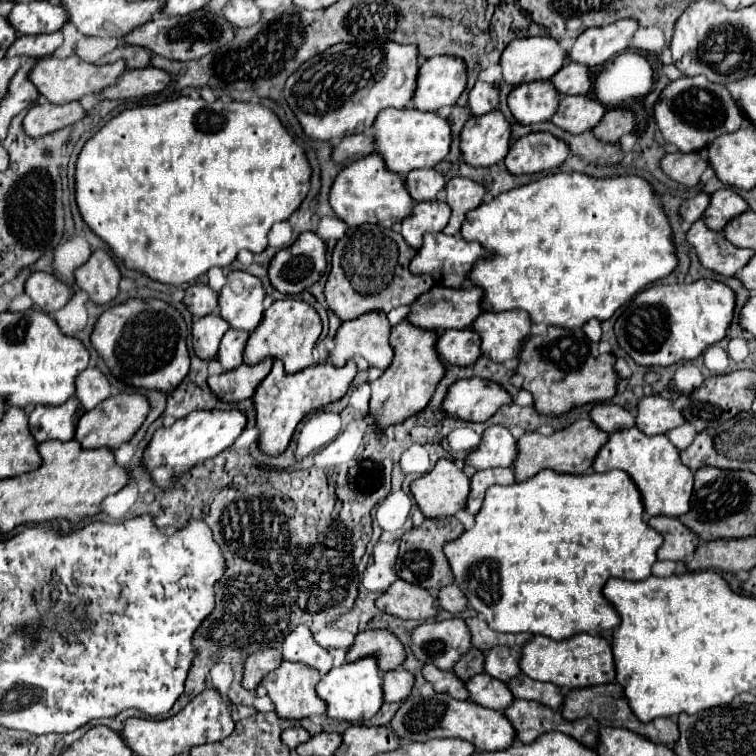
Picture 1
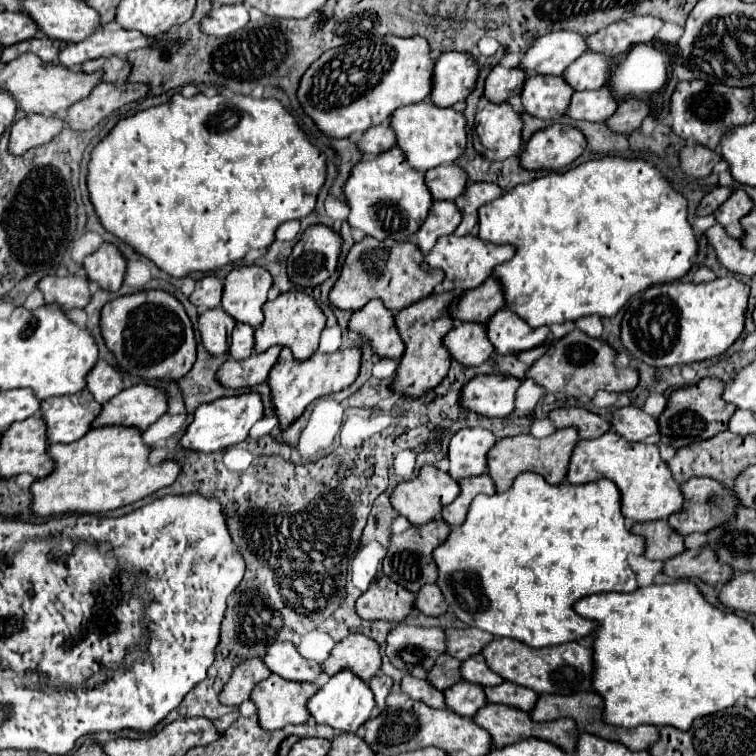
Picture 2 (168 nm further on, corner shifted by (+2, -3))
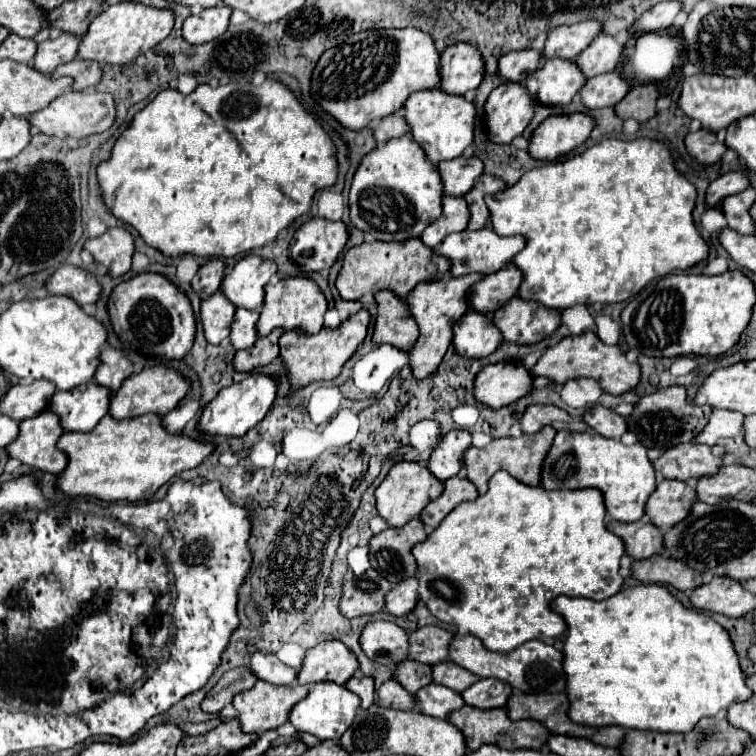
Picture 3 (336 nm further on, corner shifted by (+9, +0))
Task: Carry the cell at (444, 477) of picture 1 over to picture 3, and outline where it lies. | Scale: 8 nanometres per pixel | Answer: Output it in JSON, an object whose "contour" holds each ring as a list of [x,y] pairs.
{"contour":[[[397,461],[387,477],[381,481],[381,485],[375,489],[375,499],[377,499],[377,513],[387,521],[389,527],[403,527],[409,519],[417,517],[421,509],[437,499],[443,491],[443,483],[437,481],[437,477],[423,467],[421,463],[415,461]]]}

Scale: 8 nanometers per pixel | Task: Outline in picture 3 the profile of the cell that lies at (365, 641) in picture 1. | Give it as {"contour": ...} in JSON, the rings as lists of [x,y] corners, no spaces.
{"contour":[[[323,641],[307,649],[303,665],[297,673],[297,683],[307,685],[319,681],[335,681],[345,685],[355,671],[357,659],[341,641]]]}

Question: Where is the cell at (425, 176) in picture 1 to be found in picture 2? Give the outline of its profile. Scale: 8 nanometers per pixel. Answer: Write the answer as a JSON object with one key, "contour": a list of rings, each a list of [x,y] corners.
{"contour":[[[454,164],[432,168],[424,172],[424,178],[434,200],[456,200],[468,184],[464,170]]]}

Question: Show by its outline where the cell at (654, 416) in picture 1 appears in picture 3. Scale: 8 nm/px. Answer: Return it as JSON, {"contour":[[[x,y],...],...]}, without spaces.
{"contour":[[[599,405],[587,409],[585,415],[583,415],[583,421],[585,421],[593,431],[597,431],[599,435],[609,437],[609,439],[621,437],[621,435],[625,433],[625,429],[627,429],[623,417],[619,417],[615,411],[607,409],[607,407],[599,407]]]}

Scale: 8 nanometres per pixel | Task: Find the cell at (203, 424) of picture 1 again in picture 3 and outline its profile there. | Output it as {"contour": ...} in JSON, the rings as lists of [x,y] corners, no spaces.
{"contour":[[[249,375],[243,381],[221,389],[217,393],[217,399],[205,405],[203,415],[199,419],[199,431],[205,431],[209,435],[221,435],[221,437],[243,437],[251,427],[263,421],[263,417],[267,415],[267,411],[275,401],[277,387],[279,387],[279,381],[275,377]]]}

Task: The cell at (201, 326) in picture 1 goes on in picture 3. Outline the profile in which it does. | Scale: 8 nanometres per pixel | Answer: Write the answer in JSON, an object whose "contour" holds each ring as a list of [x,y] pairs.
{"contour":[[[221,291],[213,293],[201,303],[201,321],[209,343],[221,343],[229,337],[235,309],[237,307],[225,295],[221,295]]]}

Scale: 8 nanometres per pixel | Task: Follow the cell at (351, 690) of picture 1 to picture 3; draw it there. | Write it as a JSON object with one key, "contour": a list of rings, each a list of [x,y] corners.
{"contour":[[[315,683],[309,695],[297,703],[289,713],[289,723],[303,733],[311,733],[319,737],[321,741],[337,741],[353,723],[359,709],[359,699],[351,691],[347,691],[343,685],[337,683]]]}

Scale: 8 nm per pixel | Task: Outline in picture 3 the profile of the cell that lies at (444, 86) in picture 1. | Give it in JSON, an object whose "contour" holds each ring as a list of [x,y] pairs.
{"contour":[[[455,43],[441,53],[441,89],[463,95],[477,89],[485,75],[481,51],[471,43]]]}

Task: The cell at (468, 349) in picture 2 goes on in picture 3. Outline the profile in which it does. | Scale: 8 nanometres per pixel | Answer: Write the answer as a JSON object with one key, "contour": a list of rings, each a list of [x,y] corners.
{"contour":[[[467,311],[453,327],[453,345],[459,355],[469,359],[491,355],[501,341],[503,335],[491,323],[491,317],[477,311]]]}

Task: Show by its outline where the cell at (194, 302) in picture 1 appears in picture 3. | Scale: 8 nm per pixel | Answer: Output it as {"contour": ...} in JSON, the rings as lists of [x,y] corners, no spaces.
{"contour":[[[211,259],[205,265],[201,265],[201,269],[193,277],[191,285],[197,293],[201,293],[203,297],[209,297],[221,287],[223,273],[225,273],[225,265],[221,263],[221,259]]]}

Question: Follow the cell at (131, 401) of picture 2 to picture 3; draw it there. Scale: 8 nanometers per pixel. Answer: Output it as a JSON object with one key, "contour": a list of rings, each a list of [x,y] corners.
{"contour":[[[165,365],[143,367],[139,373],[133,373],[123,383],[123,387],[119,387],[119,391],[113,395],[111,405],[109,405],[109,415],[113,415],[115,419],[139,417],[139,415],[145,415],[145,413],[167,415],[171,409],[175,409],[183,401],[189,387],[191,387],[191,383],[171,367],[165,367]]]}

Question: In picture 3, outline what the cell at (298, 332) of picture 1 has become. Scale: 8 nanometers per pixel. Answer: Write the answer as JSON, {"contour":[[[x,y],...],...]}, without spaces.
{"contour":[[[287,277],[265,285],[265,303],[257,323],[259,335],[269,335],[275,327],[283,329],[303,329],[305,333],[317,333],[323,327],[323,315],[327,311],[327,299],[317,283],[309,277]]]}

